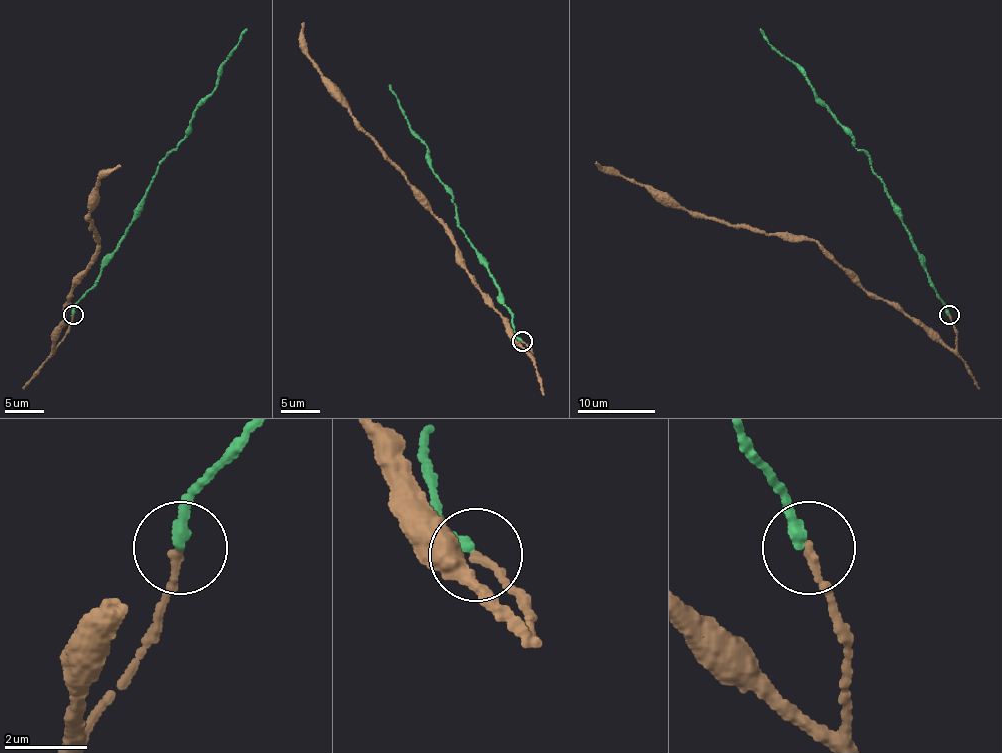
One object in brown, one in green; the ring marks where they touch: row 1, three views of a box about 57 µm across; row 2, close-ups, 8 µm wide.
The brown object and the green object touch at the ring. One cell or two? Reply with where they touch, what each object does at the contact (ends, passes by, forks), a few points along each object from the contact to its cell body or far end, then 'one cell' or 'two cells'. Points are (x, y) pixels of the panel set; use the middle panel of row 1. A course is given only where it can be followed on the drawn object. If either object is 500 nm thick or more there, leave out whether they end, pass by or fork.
(522, 341) | brown ends | green ends | brown via (522, 340), (532, 348), (532, 356), (481, 292), (428, 201), (360, 125), (338, 88), (306, 52), (301, 23) | green via (521, 340), (494, 281), (456, 225), (453, 196), (391, 85) | one cell

